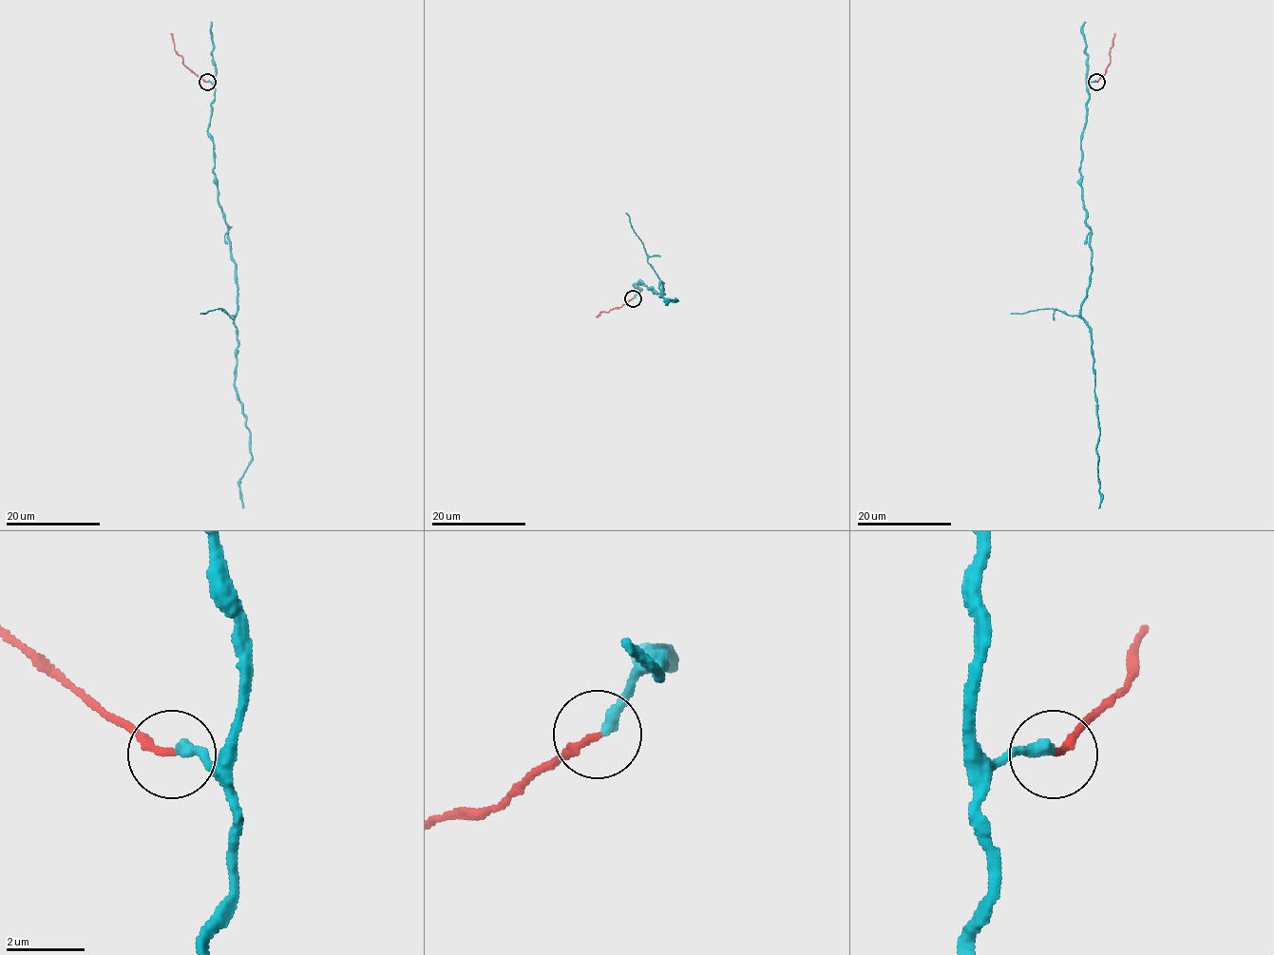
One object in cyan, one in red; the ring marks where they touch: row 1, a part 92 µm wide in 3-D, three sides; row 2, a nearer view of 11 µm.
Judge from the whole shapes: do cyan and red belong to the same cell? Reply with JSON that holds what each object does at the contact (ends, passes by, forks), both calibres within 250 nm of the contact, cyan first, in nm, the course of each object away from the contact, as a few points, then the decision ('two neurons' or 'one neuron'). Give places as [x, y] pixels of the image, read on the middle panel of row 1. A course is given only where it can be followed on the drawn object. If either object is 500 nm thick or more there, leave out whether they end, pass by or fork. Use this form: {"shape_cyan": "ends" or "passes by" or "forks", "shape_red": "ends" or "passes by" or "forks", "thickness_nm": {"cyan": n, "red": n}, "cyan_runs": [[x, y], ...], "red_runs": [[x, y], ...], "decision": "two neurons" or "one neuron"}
{"shape_cyan": "ends", "shape_red": "ends", "thickness_nm": {"cyan": 300, "red": 180}, "cyan_runs": [[634, 298], [640, 290], [636, 283], [656, 294], [660, 294], [662, 283], [660, 297], [677, 299], [668, 300]], "red_runs": [[633, 298], [609, 312], [601, 312], [596, 317]], "decision": "one neuron"}

